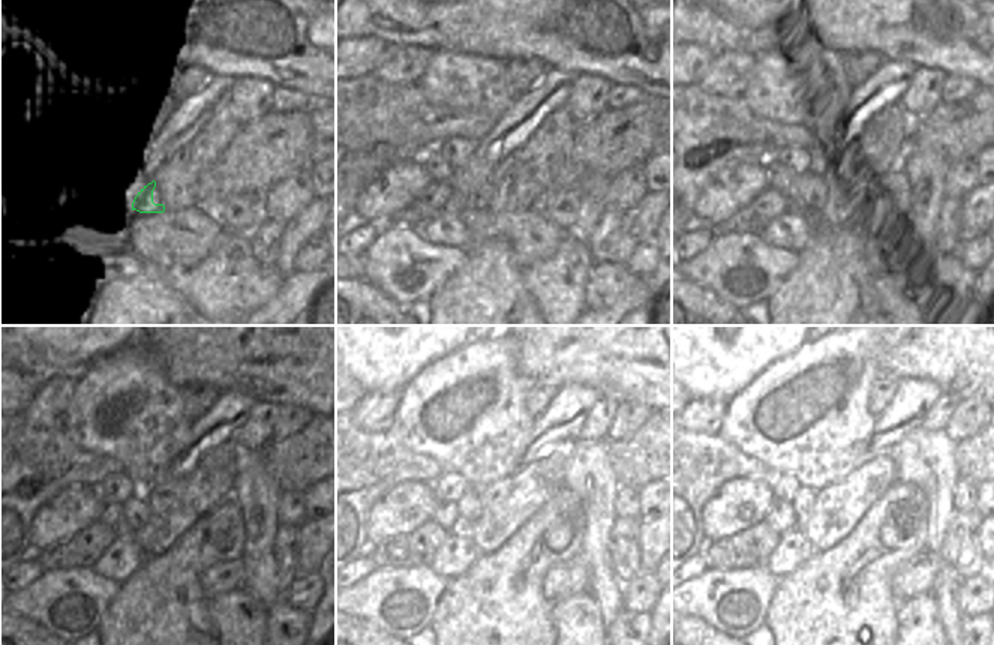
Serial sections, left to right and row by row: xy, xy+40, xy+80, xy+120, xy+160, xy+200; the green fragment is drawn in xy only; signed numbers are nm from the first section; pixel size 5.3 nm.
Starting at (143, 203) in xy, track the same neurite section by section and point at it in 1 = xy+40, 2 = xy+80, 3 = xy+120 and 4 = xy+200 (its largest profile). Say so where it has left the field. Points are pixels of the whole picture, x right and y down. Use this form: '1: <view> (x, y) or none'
1: xy+40 (479, 200)
2: xy+80 (805, 192)
3: xy+120 (135, 510)
4: xy+200 (804, 500)

